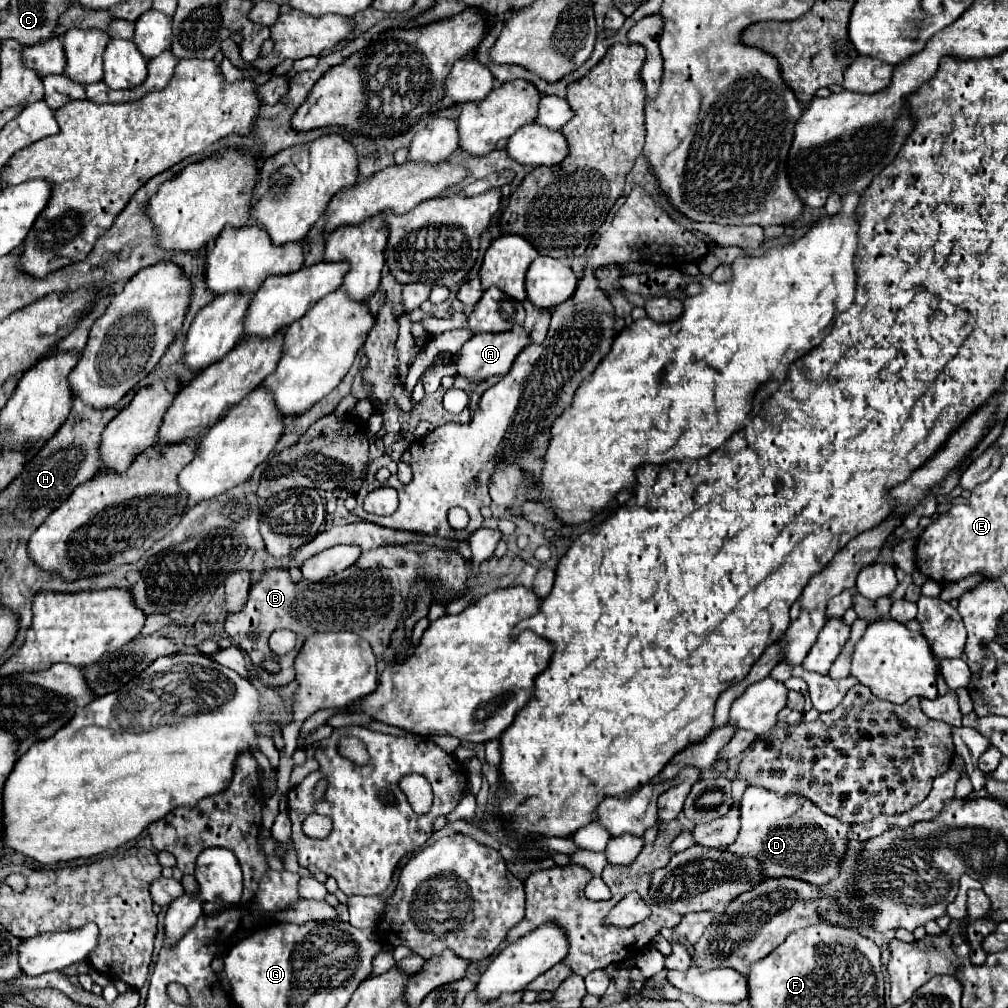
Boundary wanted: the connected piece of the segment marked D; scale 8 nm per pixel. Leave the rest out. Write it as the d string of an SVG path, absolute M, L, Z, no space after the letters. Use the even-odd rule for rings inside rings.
M750 785L742 795L740 835L728 851L752 855L762 863L766 877L794 877L812 885L824 885L838 877L838 863L846 853L850 825L820 811L808 797L778 797L768 789Z

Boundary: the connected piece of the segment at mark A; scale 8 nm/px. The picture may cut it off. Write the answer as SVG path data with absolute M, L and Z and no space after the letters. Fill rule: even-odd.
M514 325L514 329L510 329L510 333L480 333L480 335L474 335L454 355L458 375L466 377L466 379L488 379L488 377L494 377L494 375L506 375L512 369L512 365L518 357L518 351L522 351L528 343L530 343L530 333L522 325Z

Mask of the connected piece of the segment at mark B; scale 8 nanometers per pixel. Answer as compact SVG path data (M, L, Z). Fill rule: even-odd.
M386 545L378 549L370 549L362 553L360 567L352 565L344 569L342 573L336 573L334 577L328 577L320 583L294 583L290 579L288 569L284 567L268 567L264 569L262 577L252 583L250 599L246 607L240 613L234 613L226 619L224 627L228 637L232 637L242 651L248 653L256 677L264 681L270 687L288 685L294 679L294 657L298 655L296 649L302 647L302 643L320 631L352 631L366 639L376 655L382 655L388 647L390 635L396 629L398 619L402 617L406 609L406 595L410 591L412 579L416 575L420 579L430 579L440 583L442 587L460 593L468 579L468 567L470 563L456 551L440 551L432 547L430 551L418 555L408 551L404 545ZM250 629L258 629L260 637L252 639L248 635ZM276 629L290 629L296 633L296 647L288 653L278 657L278 663L282 671L278 675L266 673L260 665L264 657L272 657L268 649L268 637Z

